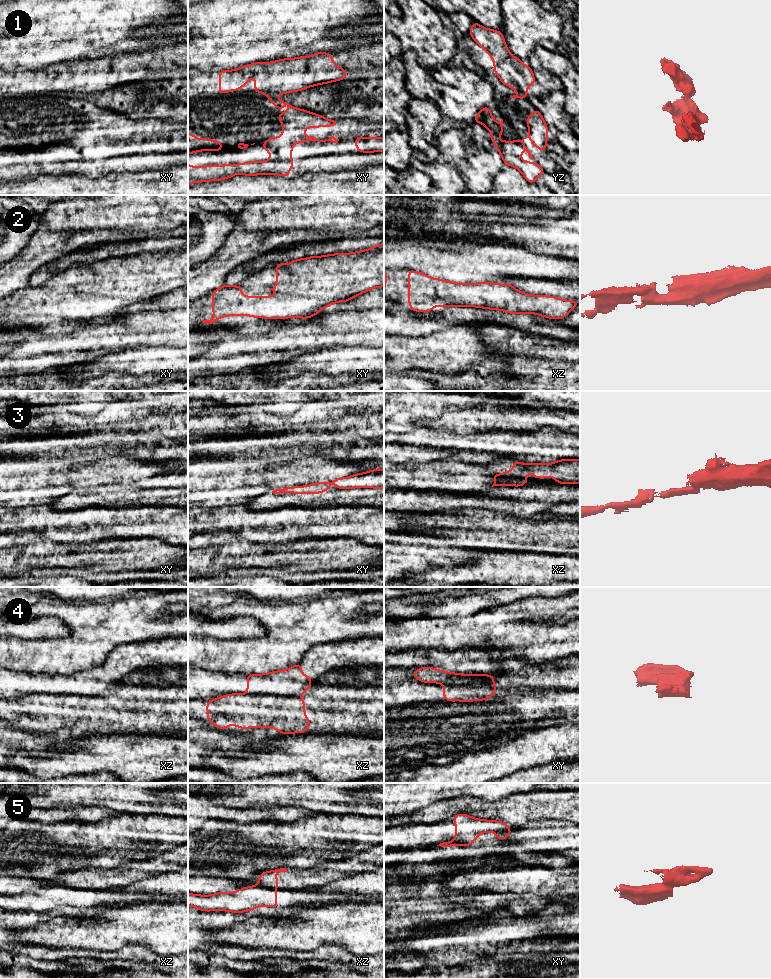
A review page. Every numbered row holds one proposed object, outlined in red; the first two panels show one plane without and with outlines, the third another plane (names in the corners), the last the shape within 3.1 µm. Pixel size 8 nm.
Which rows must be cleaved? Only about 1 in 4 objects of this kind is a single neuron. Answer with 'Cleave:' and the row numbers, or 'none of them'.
Cleave: 1, 3, 4, 5

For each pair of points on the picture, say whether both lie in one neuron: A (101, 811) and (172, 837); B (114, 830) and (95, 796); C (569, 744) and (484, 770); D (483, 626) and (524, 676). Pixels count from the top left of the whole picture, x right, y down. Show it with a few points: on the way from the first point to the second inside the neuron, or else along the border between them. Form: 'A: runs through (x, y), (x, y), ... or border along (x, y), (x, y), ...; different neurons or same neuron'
A: runs through (118, 826), (154, 829); same neuron
B: border along (77, 806), (106, 806), (108, 808); different neurons
C: runs through (548, 744), (531, 748), (505, 759); same neuron
D: border along (513, 656), (525, 663), (535, 665); different neurons

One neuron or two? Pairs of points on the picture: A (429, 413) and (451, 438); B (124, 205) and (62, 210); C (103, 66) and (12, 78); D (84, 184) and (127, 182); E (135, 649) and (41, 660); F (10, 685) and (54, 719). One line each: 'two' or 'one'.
A: two
B: one
C: one
D: one
E: two
F: two

